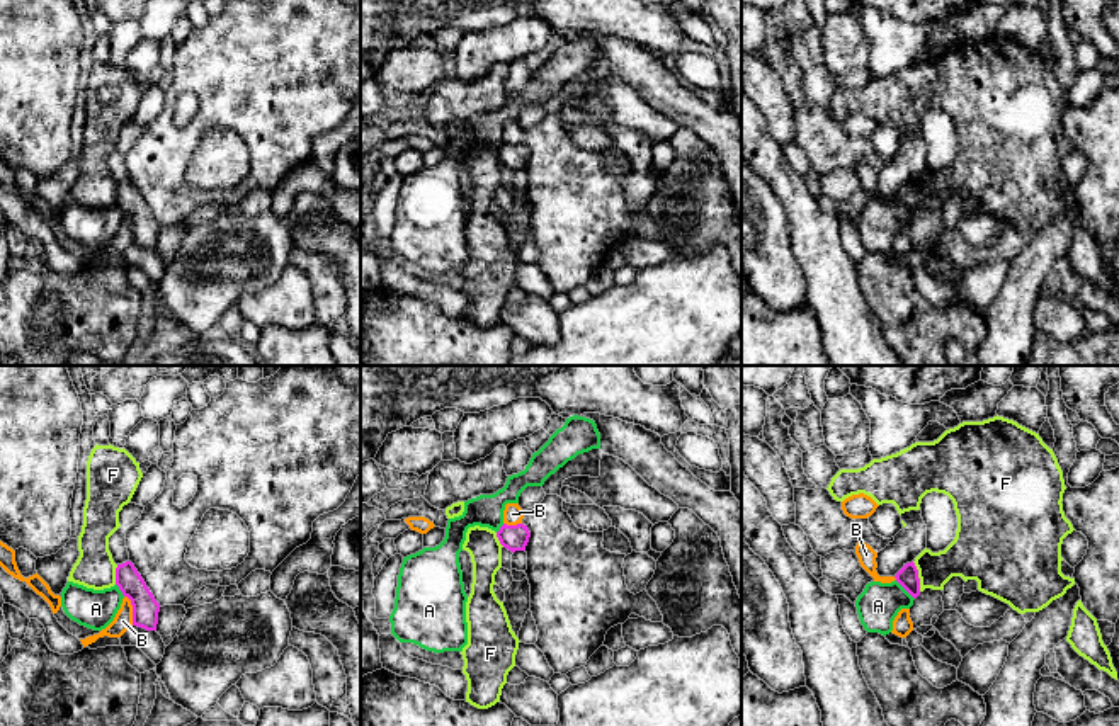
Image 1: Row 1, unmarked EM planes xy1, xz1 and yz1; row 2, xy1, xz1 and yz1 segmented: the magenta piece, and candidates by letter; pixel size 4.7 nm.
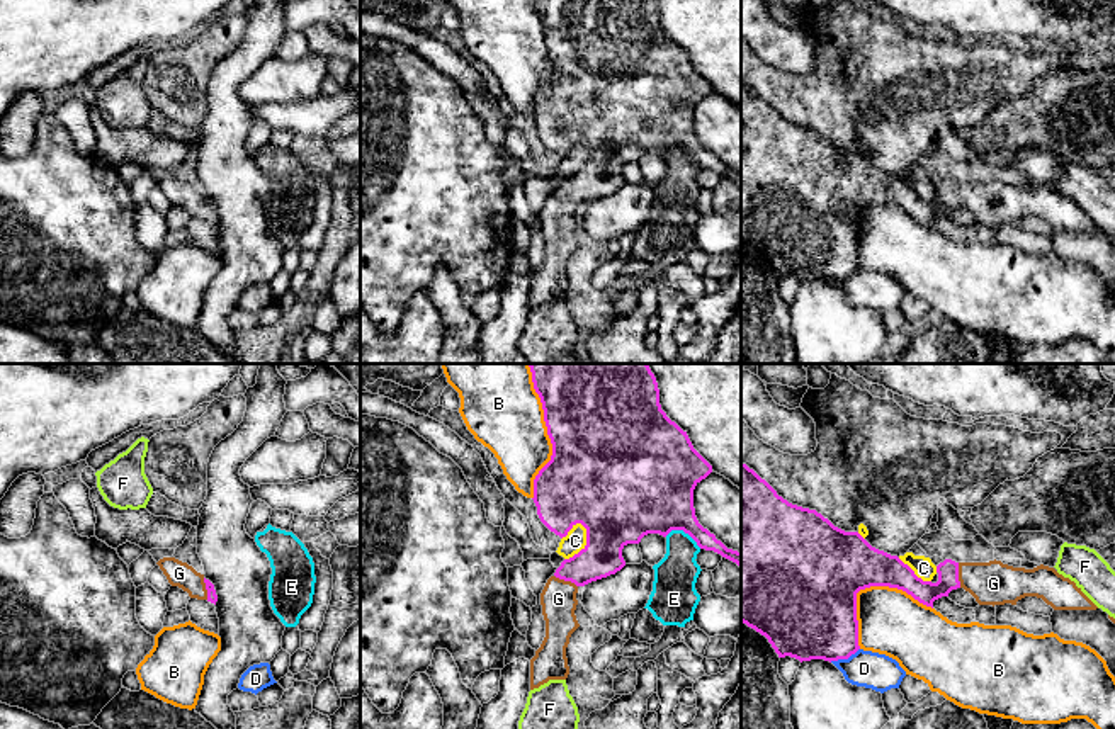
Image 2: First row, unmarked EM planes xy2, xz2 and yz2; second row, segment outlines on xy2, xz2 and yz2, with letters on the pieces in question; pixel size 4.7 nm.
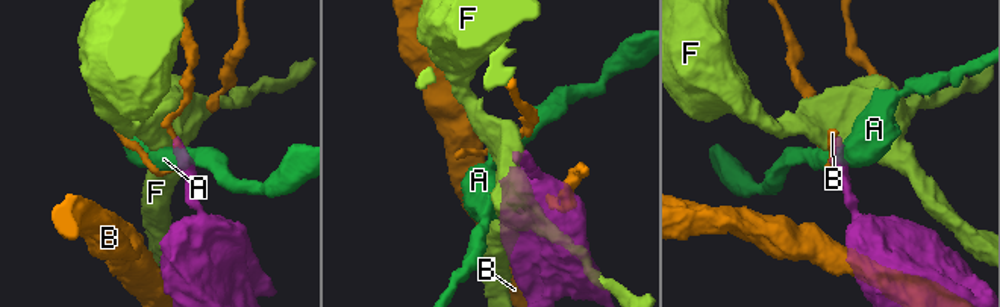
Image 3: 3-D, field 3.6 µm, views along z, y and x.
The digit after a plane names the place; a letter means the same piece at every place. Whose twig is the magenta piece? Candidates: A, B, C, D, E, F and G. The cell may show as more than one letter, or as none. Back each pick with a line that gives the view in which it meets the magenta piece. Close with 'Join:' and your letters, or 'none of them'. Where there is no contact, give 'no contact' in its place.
G: meets magenta in yz2
Join: G

